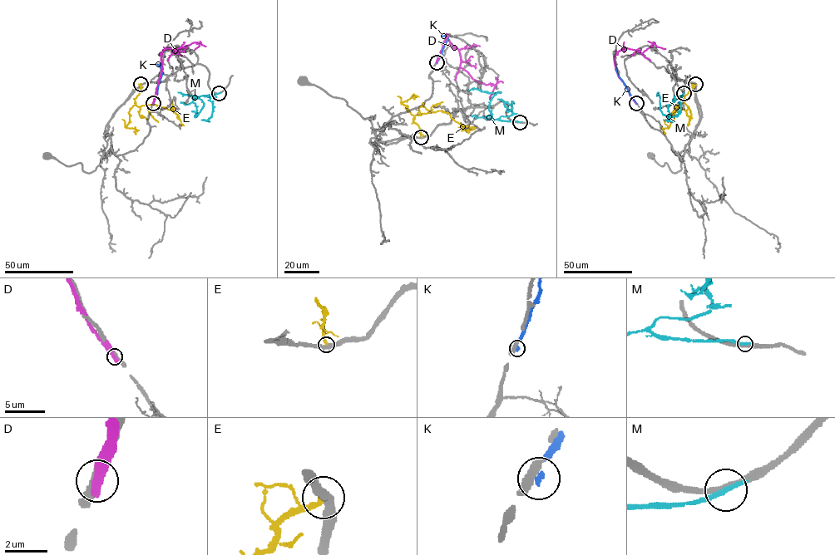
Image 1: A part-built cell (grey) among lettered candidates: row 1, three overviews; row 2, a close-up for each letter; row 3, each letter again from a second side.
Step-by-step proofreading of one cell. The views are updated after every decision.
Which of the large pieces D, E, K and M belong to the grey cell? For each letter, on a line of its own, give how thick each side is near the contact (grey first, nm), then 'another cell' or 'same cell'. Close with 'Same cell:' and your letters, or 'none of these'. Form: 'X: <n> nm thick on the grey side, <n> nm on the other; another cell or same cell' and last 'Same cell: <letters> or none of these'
D: 380 nm thick on the grey side, 600 nm on the other; another cell
E: 360 nm thick on the grey side, 280 nm on the other; another cell
K: 460 nm thick on the grey side, 180 nm on the other; another cell
M: 280 nm thick on the grey side, 280 nm on the other; another cell
Same cell: none of these

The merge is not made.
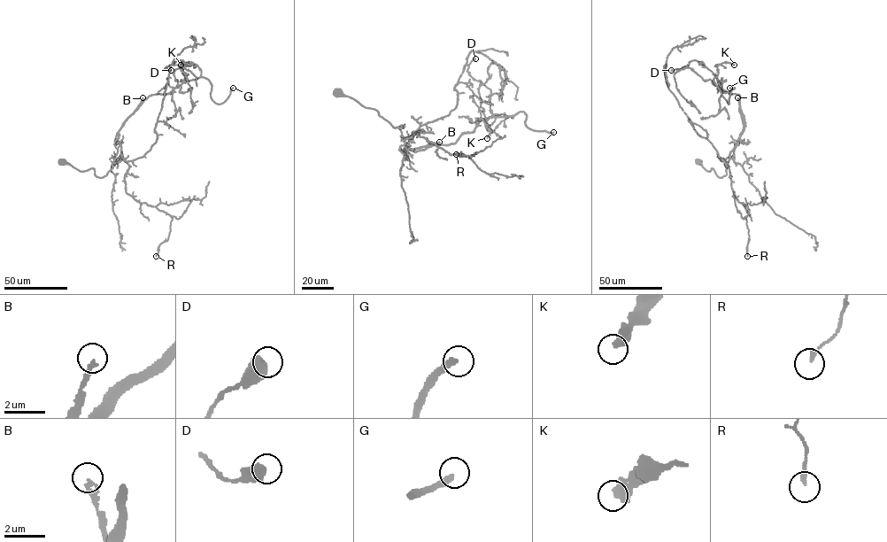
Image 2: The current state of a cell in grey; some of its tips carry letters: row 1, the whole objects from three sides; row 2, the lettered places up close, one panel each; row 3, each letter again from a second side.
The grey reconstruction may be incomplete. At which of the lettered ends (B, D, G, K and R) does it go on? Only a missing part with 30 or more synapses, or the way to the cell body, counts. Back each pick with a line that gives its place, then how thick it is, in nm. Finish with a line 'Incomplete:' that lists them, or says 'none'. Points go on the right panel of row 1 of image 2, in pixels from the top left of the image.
B: Place: (737, 97). Thickness 240 nm
G: Place: (729, 88). Thickness 320 nm
Incomplete: B, G

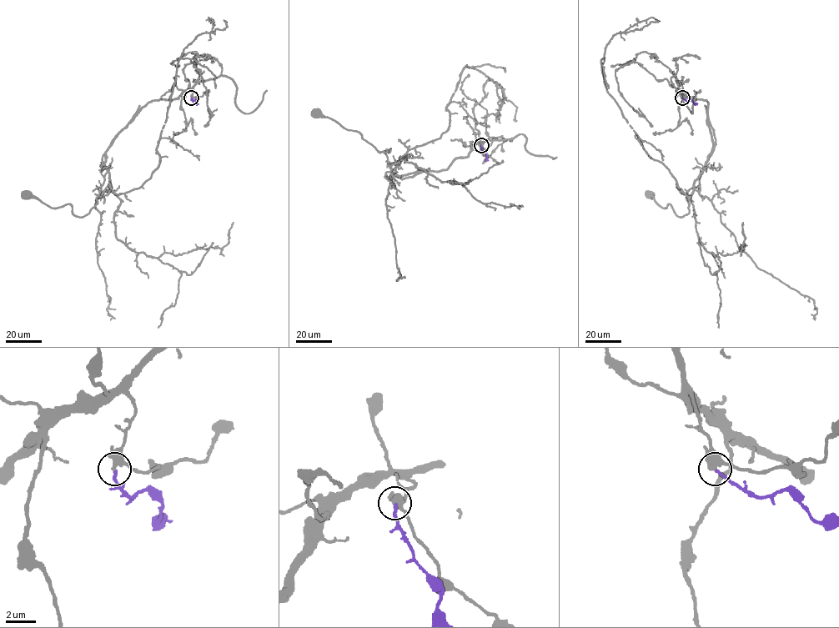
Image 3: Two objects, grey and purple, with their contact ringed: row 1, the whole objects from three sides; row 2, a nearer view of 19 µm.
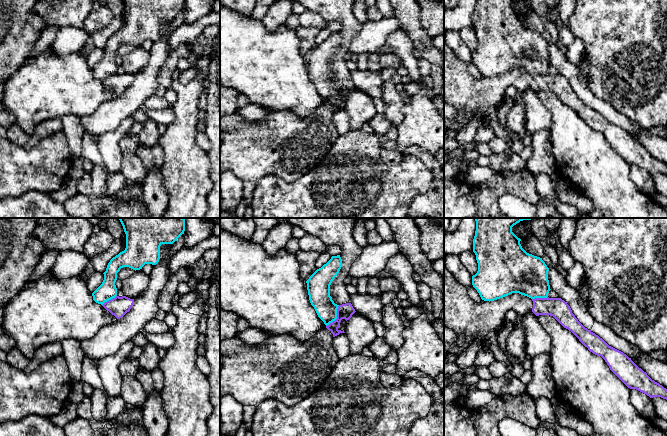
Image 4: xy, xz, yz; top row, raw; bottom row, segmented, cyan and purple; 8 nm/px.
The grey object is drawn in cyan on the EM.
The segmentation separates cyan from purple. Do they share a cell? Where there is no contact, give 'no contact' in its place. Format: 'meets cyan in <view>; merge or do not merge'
meets cyan in xz; do not merge

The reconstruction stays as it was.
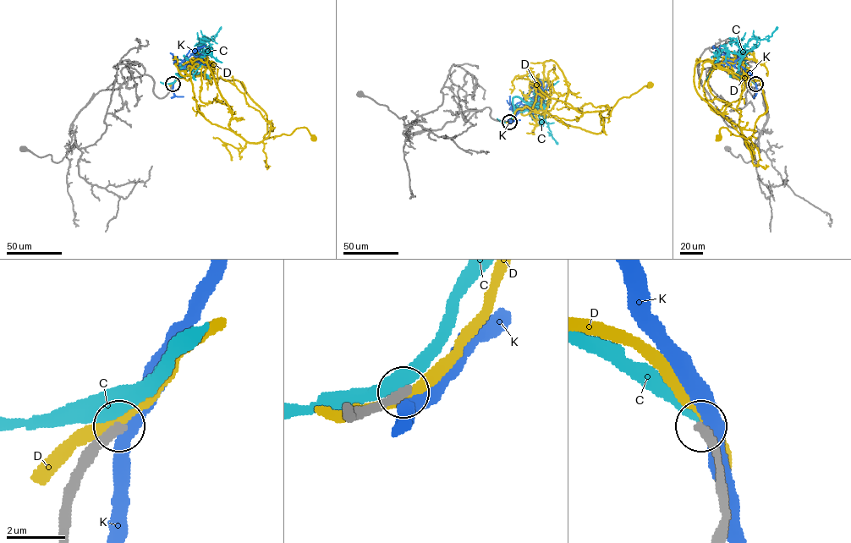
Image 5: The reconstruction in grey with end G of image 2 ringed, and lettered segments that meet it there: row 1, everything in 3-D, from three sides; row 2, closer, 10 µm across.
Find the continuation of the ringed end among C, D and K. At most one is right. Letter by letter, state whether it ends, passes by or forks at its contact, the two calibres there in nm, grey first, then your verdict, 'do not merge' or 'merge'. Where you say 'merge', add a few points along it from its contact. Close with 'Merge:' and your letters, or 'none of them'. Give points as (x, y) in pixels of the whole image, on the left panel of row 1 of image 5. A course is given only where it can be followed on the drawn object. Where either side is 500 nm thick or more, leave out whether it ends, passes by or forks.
C: it passes by; 360 nm thick on the grey side, 480 nm on the other; do not merge
D: it passes by; 440 nm thick on the grey side, 360 nm on the other; do not merge
K: it passes by; 360 nm thick on the grey side, 480 nm on the other; do not merge
Merge: none of them

